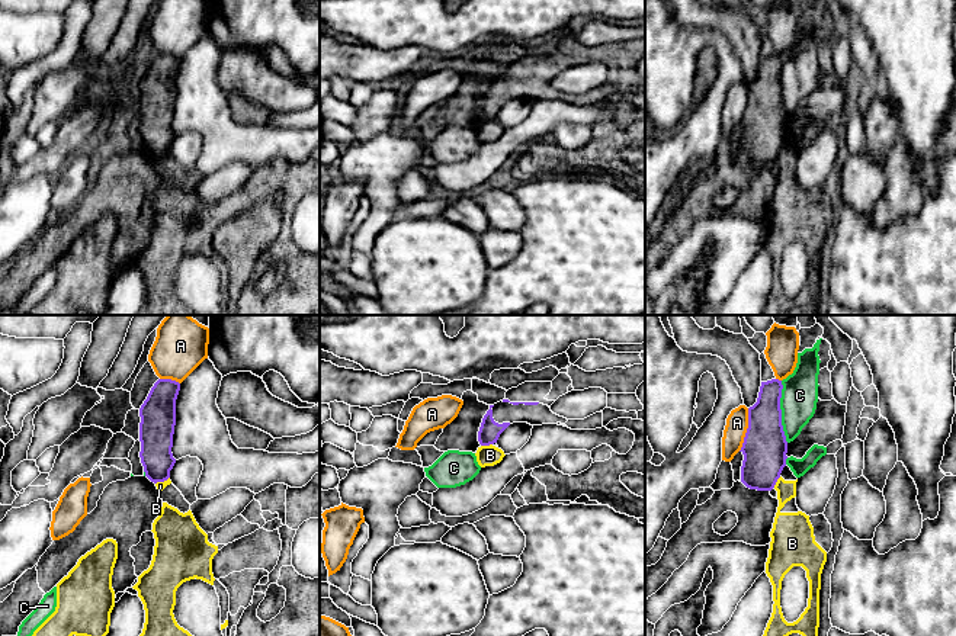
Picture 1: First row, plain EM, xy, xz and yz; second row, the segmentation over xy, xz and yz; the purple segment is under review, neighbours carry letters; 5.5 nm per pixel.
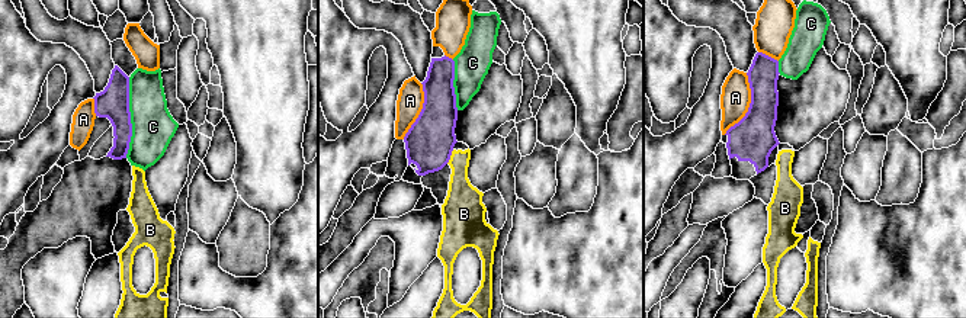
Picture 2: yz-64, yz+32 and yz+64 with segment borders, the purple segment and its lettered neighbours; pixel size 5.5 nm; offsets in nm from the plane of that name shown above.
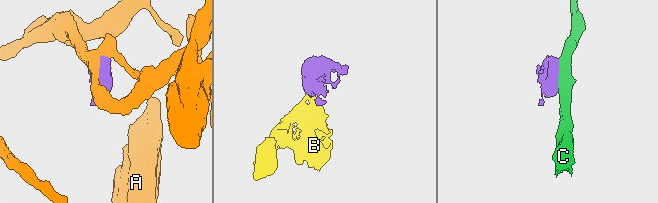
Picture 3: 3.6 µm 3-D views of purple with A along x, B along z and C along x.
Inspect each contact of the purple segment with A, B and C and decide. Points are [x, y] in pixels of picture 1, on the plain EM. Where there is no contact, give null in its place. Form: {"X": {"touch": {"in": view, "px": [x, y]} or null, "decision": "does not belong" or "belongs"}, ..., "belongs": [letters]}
{"A": {"touch": {"in": "yz", "px": [747, 105]}, "decision": "does not belong"}, "B": {"touch": {"in": "xz", "px": [485, 119]}, "decision": "does not belong"}, "C": {"touch": {"in": "yz", "px": [780, 86]}, "decision": "does not belong"}, "belongs": []}

